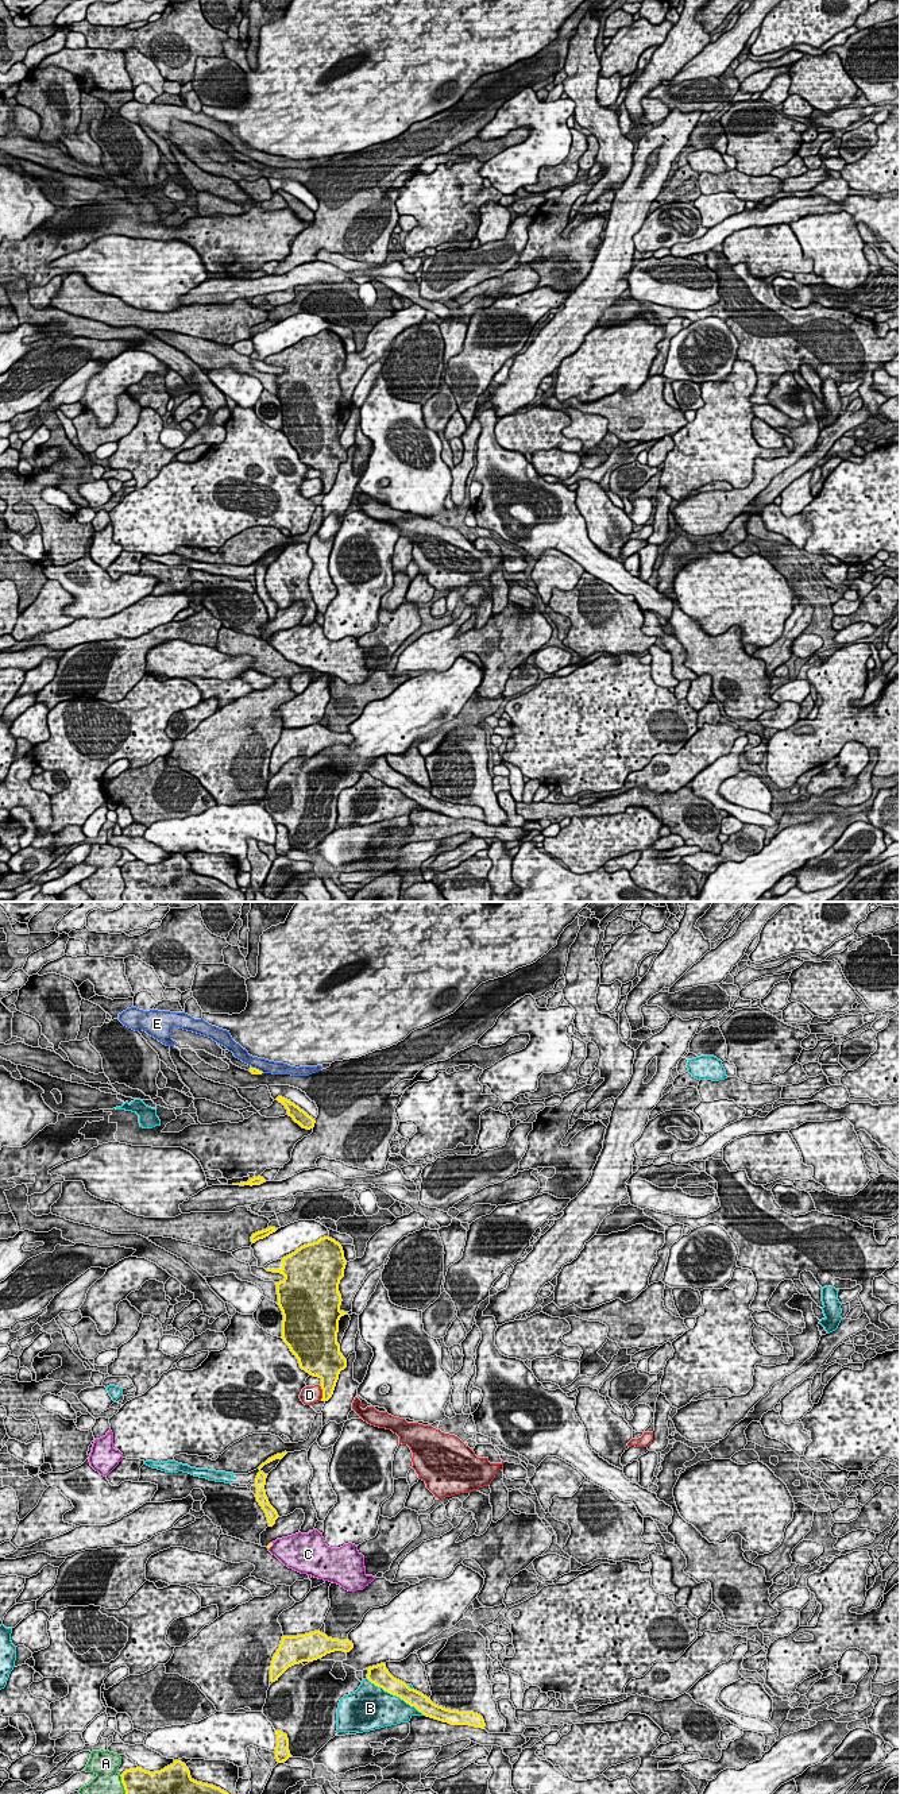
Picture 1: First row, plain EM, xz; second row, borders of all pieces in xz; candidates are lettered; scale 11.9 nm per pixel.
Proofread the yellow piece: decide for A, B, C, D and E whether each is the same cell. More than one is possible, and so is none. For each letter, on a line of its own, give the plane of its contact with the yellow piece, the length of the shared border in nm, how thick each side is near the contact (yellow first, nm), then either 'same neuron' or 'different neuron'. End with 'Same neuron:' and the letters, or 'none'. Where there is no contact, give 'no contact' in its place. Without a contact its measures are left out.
A: meets yellow in xz; contact 400 nm long; 500 nm thick on the yellow side, 440 nm on the other; different neuron
B: meets yellow in xz; contact 850 nm long; 220 nm thick on the yellow side, 420 nm on the other; different neuron
C: meets yellow in xz; contact 100 nm long; 50 nm thick on the yellow side, 340 nm on the other; different neuron
D: meets yellow in xz; contact 190 nm long; 240 nm thick on the yellow side, 220 nm on the other; different neuron
E: meets yellow in xz; contact 160 nm long; 90 nm thick on the yellow side, 160 nm on the other; different neuron
Same neuron: none

